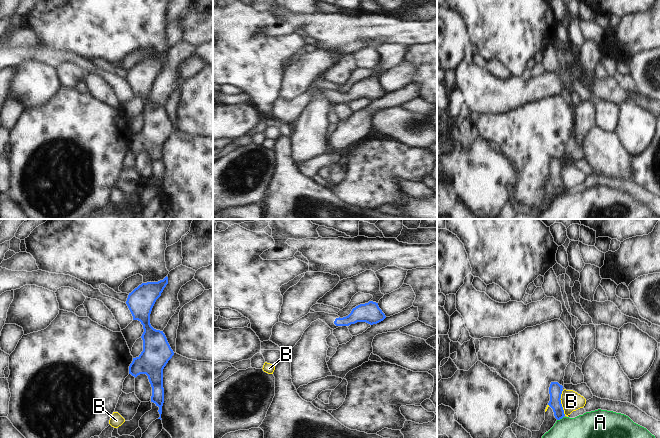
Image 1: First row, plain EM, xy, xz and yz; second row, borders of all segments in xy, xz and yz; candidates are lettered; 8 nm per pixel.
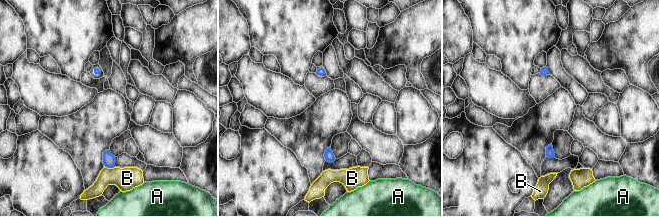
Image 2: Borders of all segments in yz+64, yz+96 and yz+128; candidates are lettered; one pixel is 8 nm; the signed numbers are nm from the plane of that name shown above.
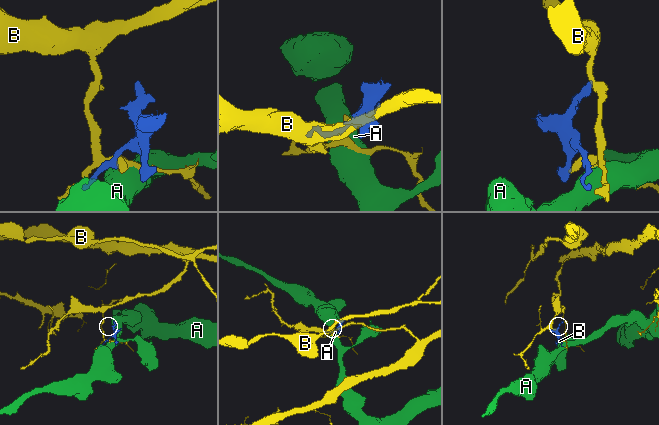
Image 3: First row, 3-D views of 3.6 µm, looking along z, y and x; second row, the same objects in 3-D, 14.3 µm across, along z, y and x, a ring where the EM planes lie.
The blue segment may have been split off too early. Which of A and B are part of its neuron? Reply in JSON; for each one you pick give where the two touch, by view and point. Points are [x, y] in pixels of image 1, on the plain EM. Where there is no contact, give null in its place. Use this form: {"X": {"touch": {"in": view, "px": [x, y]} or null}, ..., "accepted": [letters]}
{"accepted": []}

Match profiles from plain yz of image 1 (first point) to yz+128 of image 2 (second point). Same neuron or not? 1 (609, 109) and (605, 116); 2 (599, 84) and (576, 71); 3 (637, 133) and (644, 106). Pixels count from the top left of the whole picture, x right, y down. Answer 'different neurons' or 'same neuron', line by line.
1: same neuron
2: same neuron
3: same neuron

